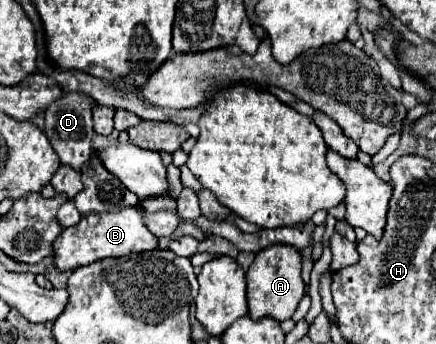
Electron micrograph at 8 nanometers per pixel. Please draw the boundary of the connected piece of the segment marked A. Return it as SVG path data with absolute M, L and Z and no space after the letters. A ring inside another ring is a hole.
M269 246L261 250L253 264L247 270L247 302L249 302L249 316L253 320L261 320L265 316L283 322L289 320L299 300L305 294L305 282L301 278L301 254L293 246Z

